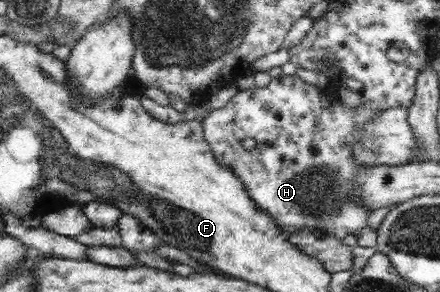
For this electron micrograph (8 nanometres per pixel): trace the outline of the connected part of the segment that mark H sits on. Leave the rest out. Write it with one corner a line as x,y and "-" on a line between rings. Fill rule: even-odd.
282,74
280,76
280,78
271,78
270,84
268,84
268,86
266,86
266,88
254,87
254,88
248,88
248,89
238,91
236,93
236,96
233,98
233,100
230,103
228,103
226,106
223,106
220,110
215,110
214,112
211,112
205,118
205,135
206,135
206,140
210,143
210,146
212,147
212,150
214,151
214,154
216,155
216,158
224,166
229,166
234,171
234,174
237,174
238,176
240,176
240,178
242,178
242,180
244,181
244,184
247,186
247,189
250,191
252,198
254,198
254,200
266,212
268,212
268,214
271,214
279,222
279,224
281,224
282,227
284,227
285,225
297,225
299,228
305,228
306,230
312,230
312,228
315,228
317,226
317,228
319,228
320,230
322,230
322,228
323,228
324,230
327,230
328,232
331,232
332,234
338,235
338,238
344,238
347,234
350,234
350,233
352,233
354,235
360,234
360,230
362,230
362,228
364,228
364,226
367,225
366,220
367,220
367,217
369,216
369,212
366,211
366,209
362,209
362,207
354,207
354,205
350,205
350,203
348,203
348,198
350,198
350,178
352,178
352,172
354,172
354,170
356,170
356,168
358,167
358,166
354,165
354,163
352,163
352,161
350,161
350,147
348,147
348,138
352,134
352,128
354,128
354,126
356,126
356,124
358,124
358,122
364,122
364,120
368,120
368,118
370,118
370,116
373,113
378,113
378,112
371,111
370,109
364,107
362,104
357,106
355,109
351,109
348,107
344,107
344,105
342,105
341,102
336,103
334,100
330,100
330,96
322,96
322,98
320,98
320,90
318,90
318,88
316,88
316,86
309,85
305,81
302,81
302,79
299,79
296,75
285,76
-
246,137
252,137
257,142
257,146
252,152
247,152
242,148
242,140
244,140
244,138
246,138

